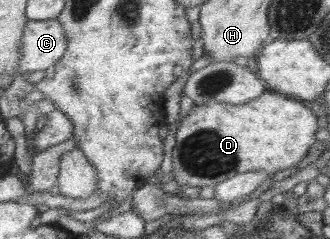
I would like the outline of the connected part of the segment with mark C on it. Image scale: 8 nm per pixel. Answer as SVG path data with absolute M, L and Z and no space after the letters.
M59 19L33 20L26 28L20 68L24 72L49 70L70 50L70 39Z

